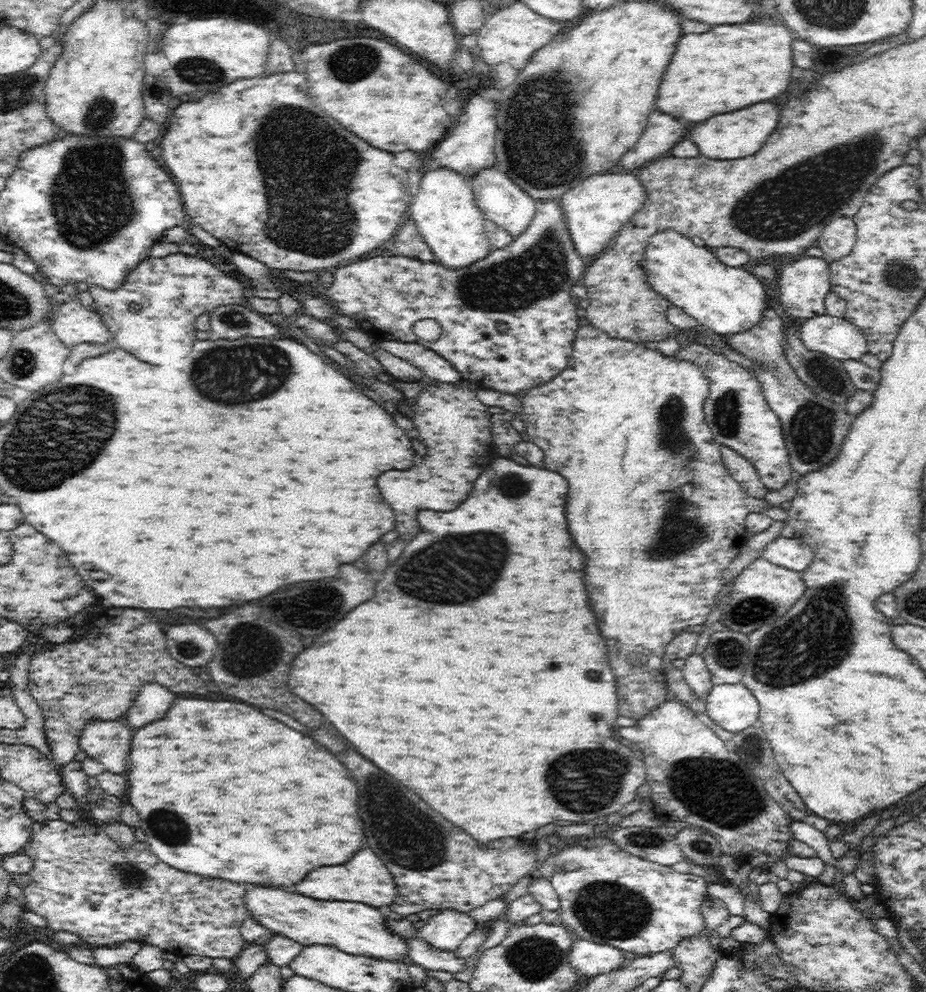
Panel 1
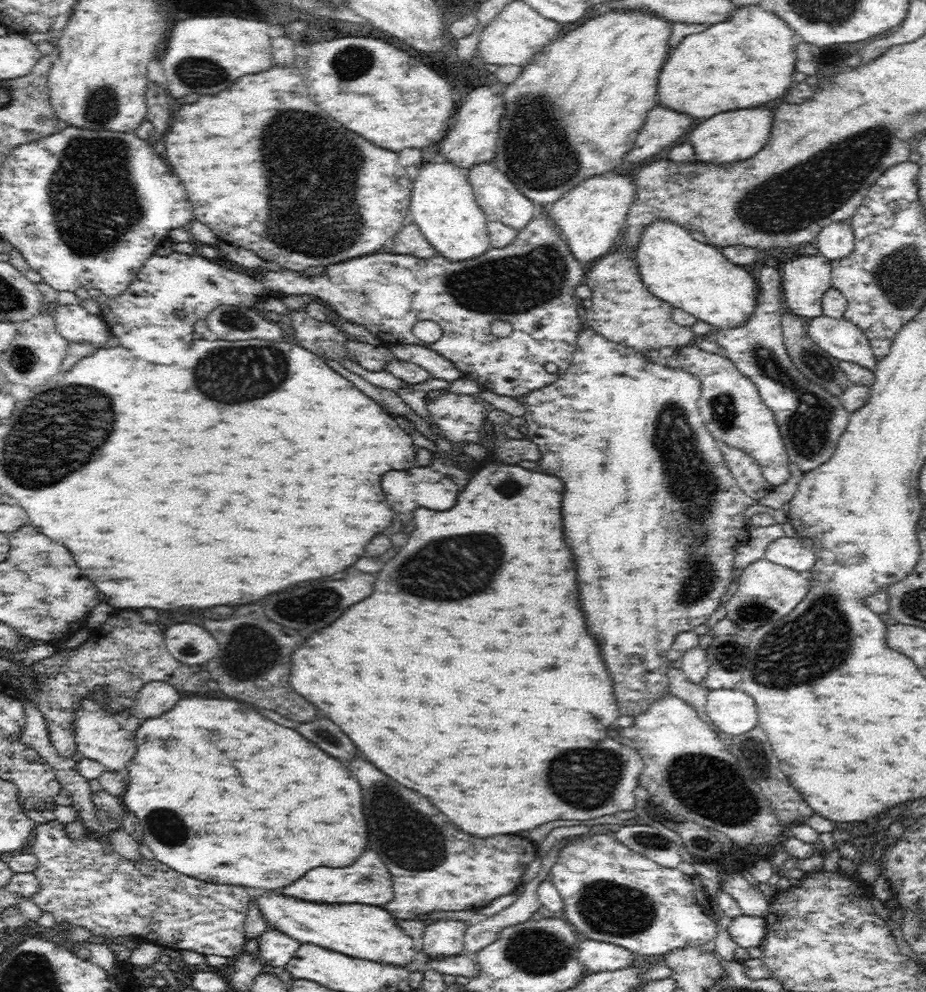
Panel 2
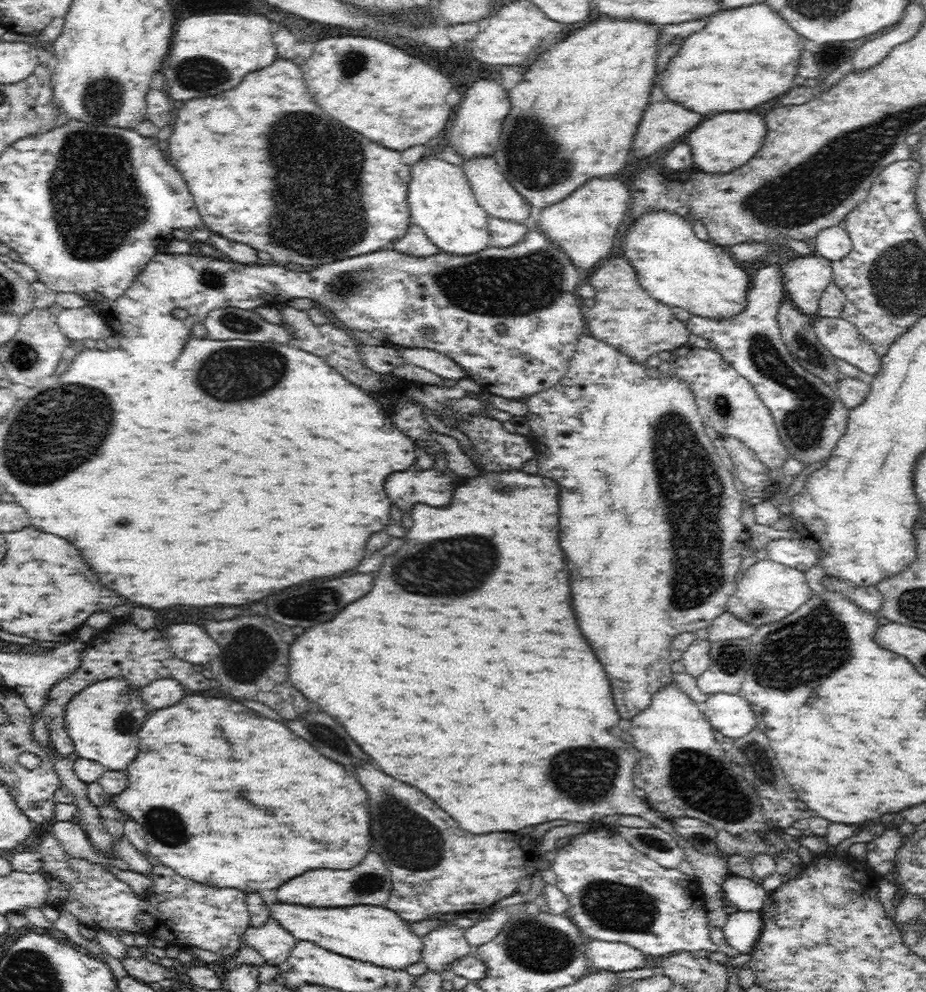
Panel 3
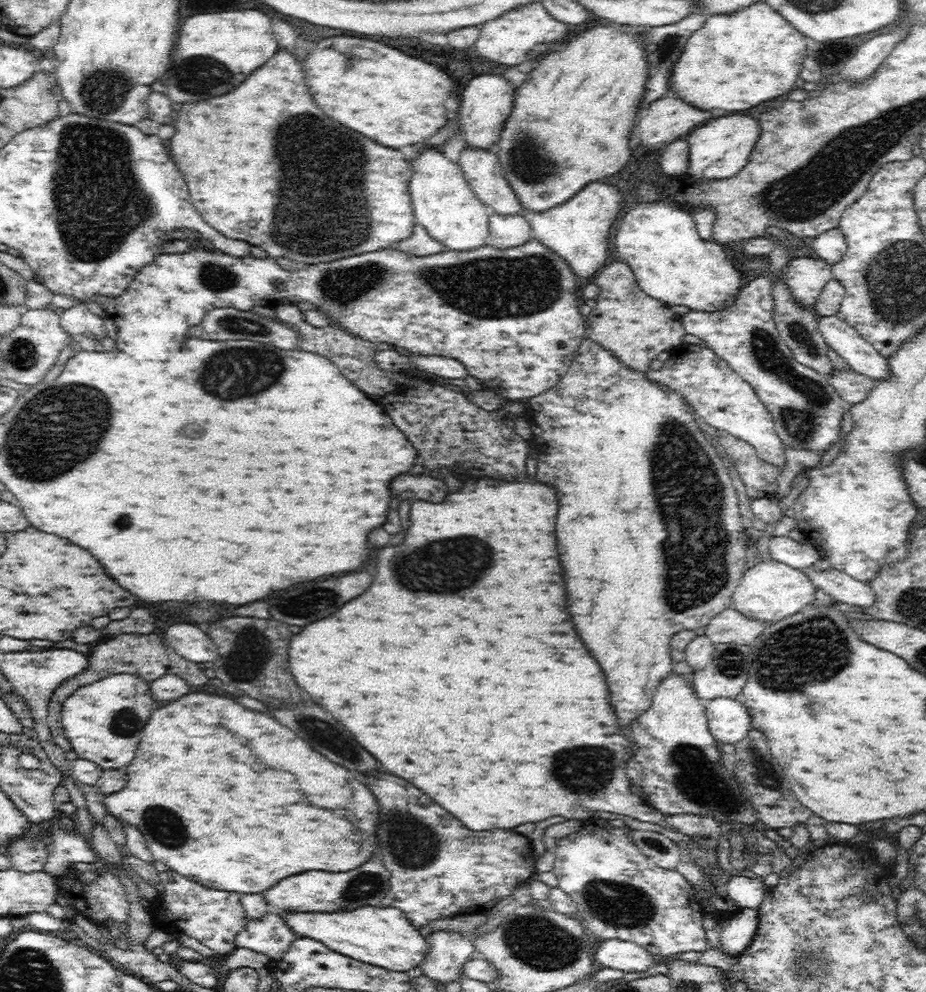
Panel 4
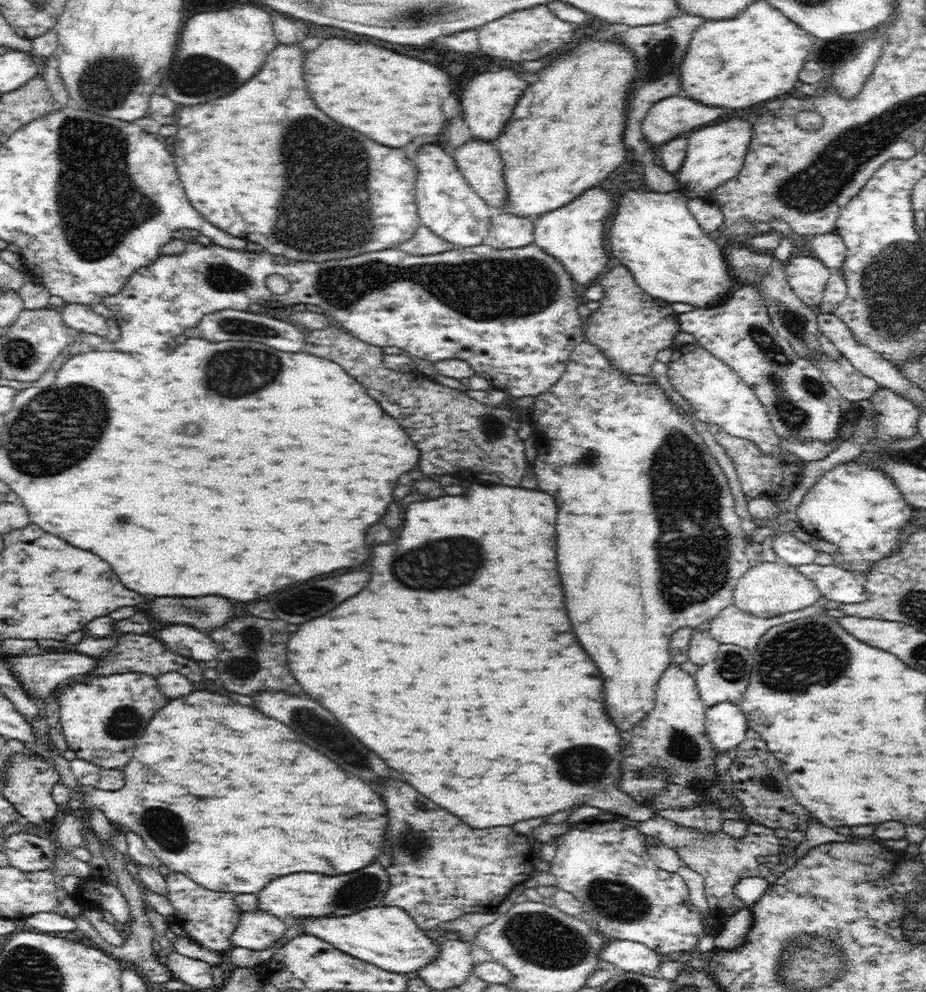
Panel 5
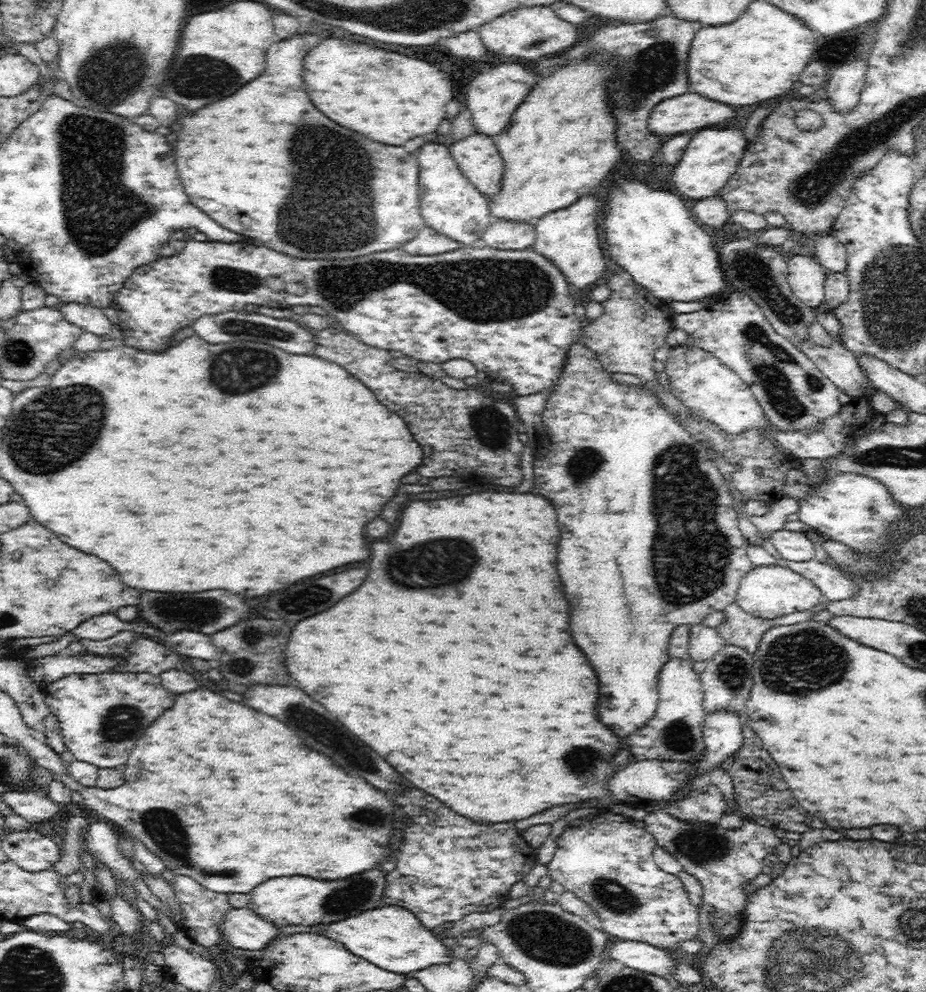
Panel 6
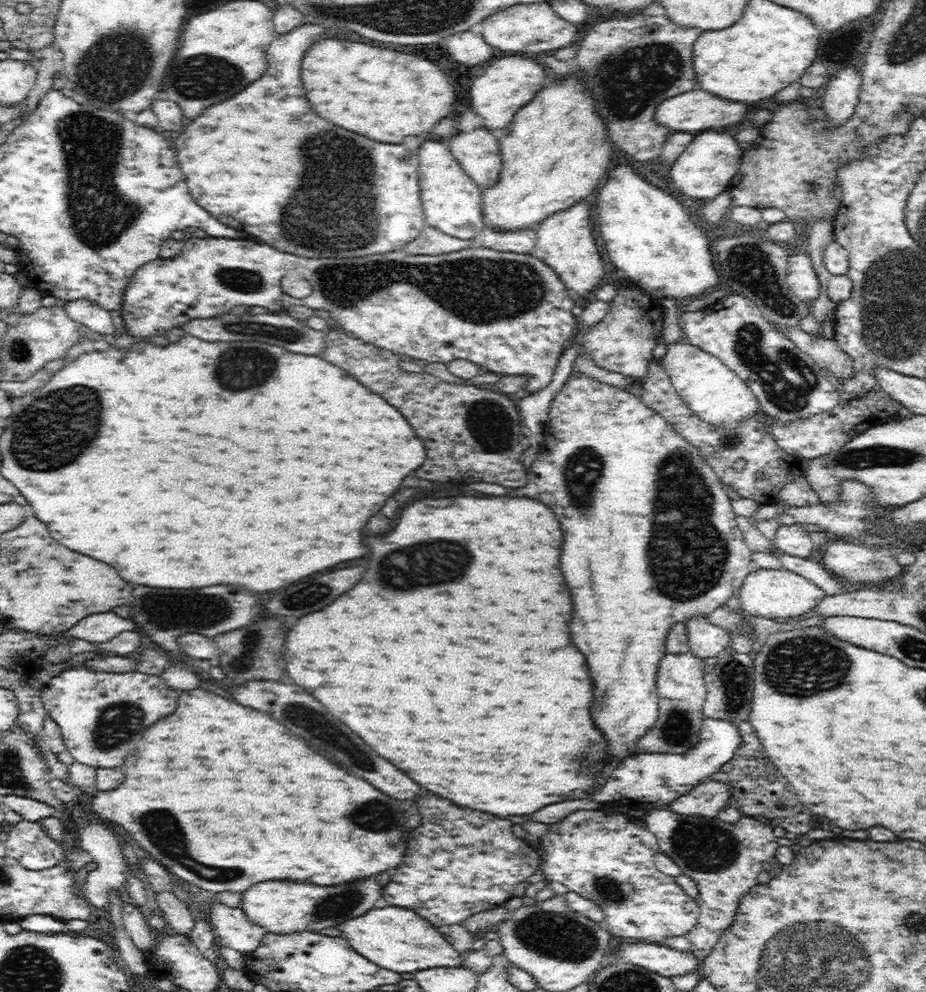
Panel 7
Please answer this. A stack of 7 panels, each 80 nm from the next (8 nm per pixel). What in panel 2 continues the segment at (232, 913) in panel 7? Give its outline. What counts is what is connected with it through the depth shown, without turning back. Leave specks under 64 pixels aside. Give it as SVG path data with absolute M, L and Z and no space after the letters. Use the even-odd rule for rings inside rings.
M274 927L266 929L266 932L254 939L259 943L259 953L265 965L272 967L285 968L301 946L299 940L294 940Z

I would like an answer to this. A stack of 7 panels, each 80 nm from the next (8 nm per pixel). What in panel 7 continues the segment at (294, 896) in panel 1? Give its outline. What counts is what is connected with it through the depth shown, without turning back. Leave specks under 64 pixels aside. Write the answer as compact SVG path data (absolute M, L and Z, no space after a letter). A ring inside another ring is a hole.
M374 908L356 920L348 920L340 926L342 938L354 946L356 952L368 956L374 964L382 968L392 968L394 972L424 971L434 967L464 966L464 958L454 949L446 930L436 928L422 916L408 908Z

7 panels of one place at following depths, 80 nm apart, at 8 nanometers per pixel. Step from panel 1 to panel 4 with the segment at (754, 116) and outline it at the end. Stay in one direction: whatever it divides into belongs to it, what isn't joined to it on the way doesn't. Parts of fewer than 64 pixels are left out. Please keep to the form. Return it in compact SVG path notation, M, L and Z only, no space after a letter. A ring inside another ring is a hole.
M738 114L722 116L708 122L706 126L696 128L687 137L690 144L686 175L690 175L690 179L694 179L694 182L696 179L711 181L734 176L748 164L752 148L758 142L758 136L760 136L758 120L750 116L738 116Z

